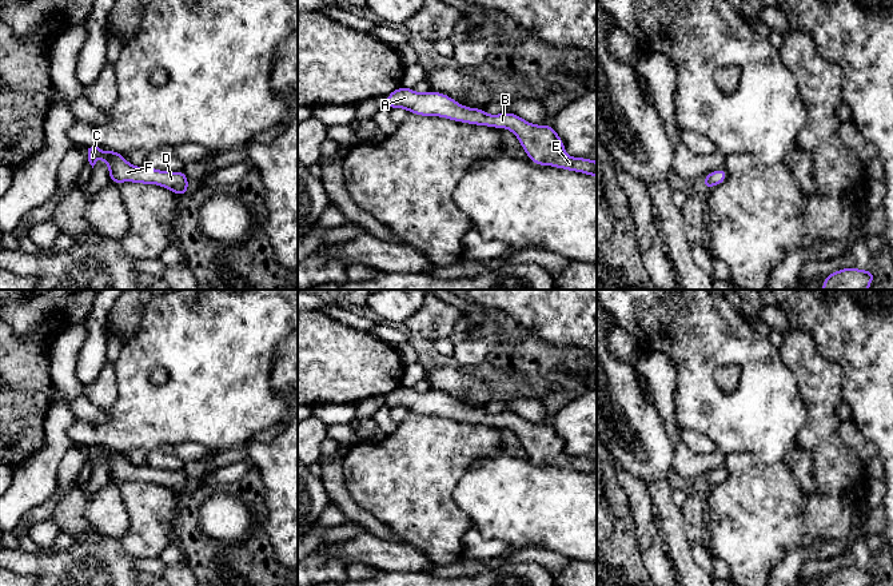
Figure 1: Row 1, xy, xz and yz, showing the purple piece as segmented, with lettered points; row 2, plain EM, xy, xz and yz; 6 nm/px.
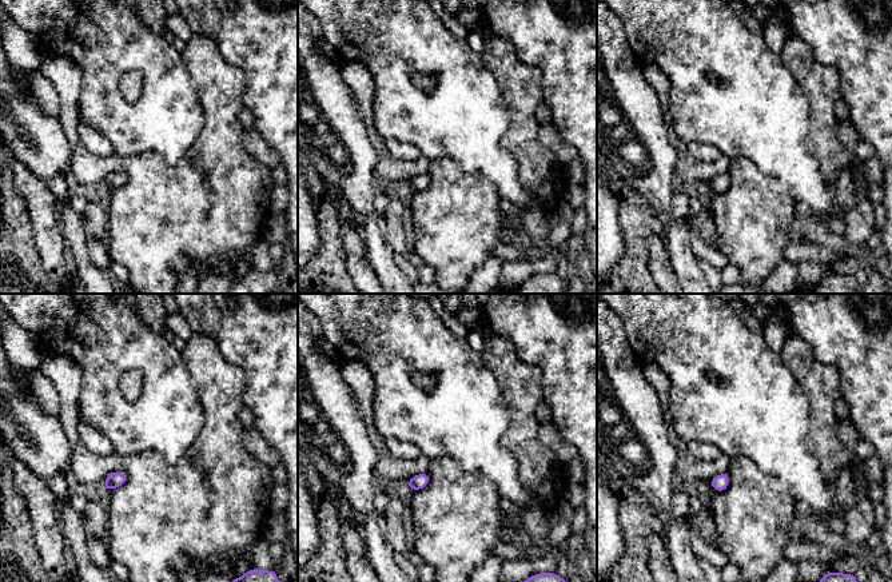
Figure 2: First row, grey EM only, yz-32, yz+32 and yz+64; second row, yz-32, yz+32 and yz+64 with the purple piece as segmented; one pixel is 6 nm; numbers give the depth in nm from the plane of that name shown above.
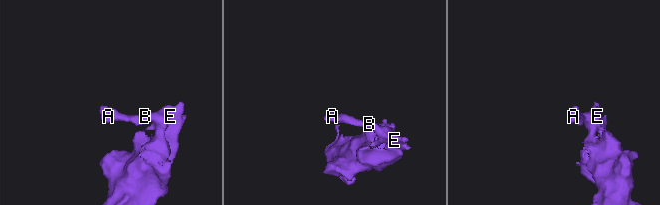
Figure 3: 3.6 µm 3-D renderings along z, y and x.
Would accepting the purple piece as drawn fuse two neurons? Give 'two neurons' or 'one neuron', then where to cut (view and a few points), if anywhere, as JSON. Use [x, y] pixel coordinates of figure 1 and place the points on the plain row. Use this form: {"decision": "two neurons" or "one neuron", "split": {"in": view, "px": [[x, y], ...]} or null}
{"decision": "one neuron", "split": null}

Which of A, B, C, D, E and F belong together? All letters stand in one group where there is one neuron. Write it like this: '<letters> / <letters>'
A B C D E F

